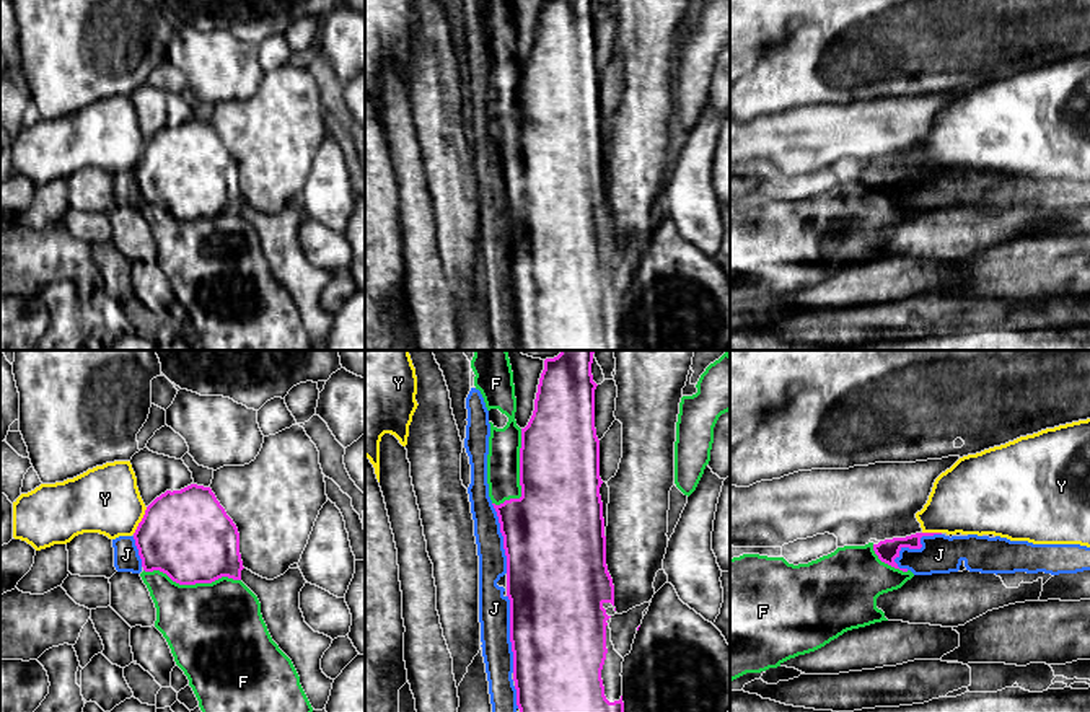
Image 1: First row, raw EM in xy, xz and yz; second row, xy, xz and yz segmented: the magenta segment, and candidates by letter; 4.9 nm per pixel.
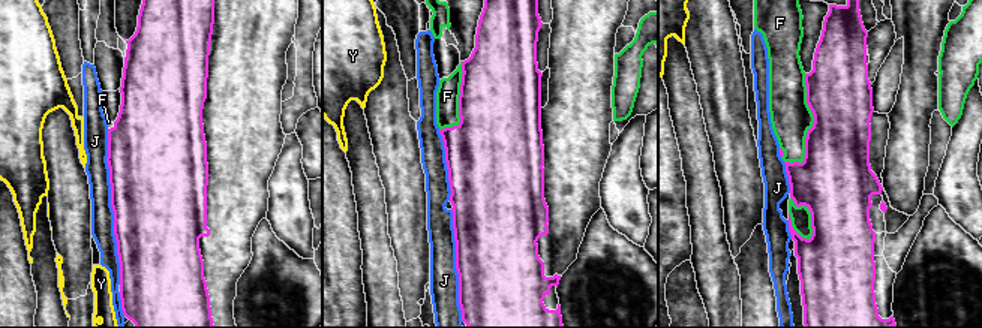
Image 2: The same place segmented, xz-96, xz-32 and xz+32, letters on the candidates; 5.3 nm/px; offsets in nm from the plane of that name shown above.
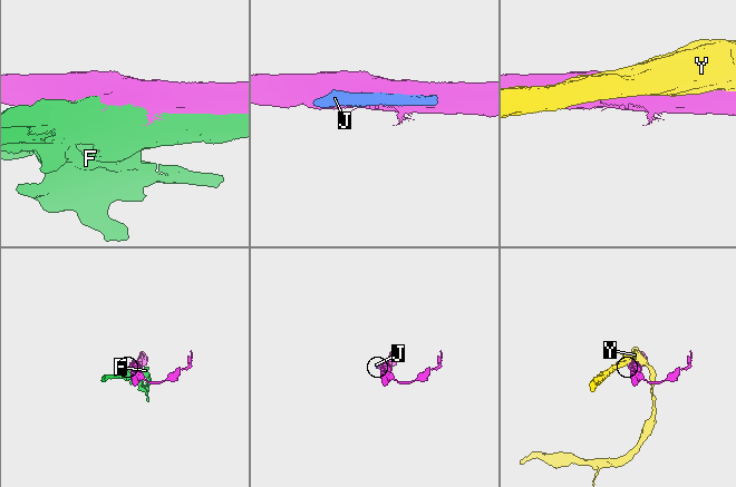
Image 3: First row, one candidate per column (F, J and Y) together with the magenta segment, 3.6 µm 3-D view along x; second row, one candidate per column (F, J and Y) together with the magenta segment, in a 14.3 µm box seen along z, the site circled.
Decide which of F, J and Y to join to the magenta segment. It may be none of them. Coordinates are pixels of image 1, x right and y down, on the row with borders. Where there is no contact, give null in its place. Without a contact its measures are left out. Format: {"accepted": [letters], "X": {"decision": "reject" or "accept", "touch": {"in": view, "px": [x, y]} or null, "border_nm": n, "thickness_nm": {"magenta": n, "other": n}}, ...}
{"accepted": [], "F": {"decision": "reject", "touch": {"in": "xy", "px": [193, 584]}, "border_nm": 480, "thickness_nm": {"magenta": 440, "other": 460}}, "J": {"decision": "reject", "touch": {"in": "yz", "px": [919, 548]}, "border_nm": 280, "thickness_nm": {"magenta": 110, "other": 190}}, "Y": {"decision": "reject", "touch": {"in": "xy", "px": [142, 520]}, "border_nm": 150, "thickness_nm": {"magenta": 440, "other": 320}}}

